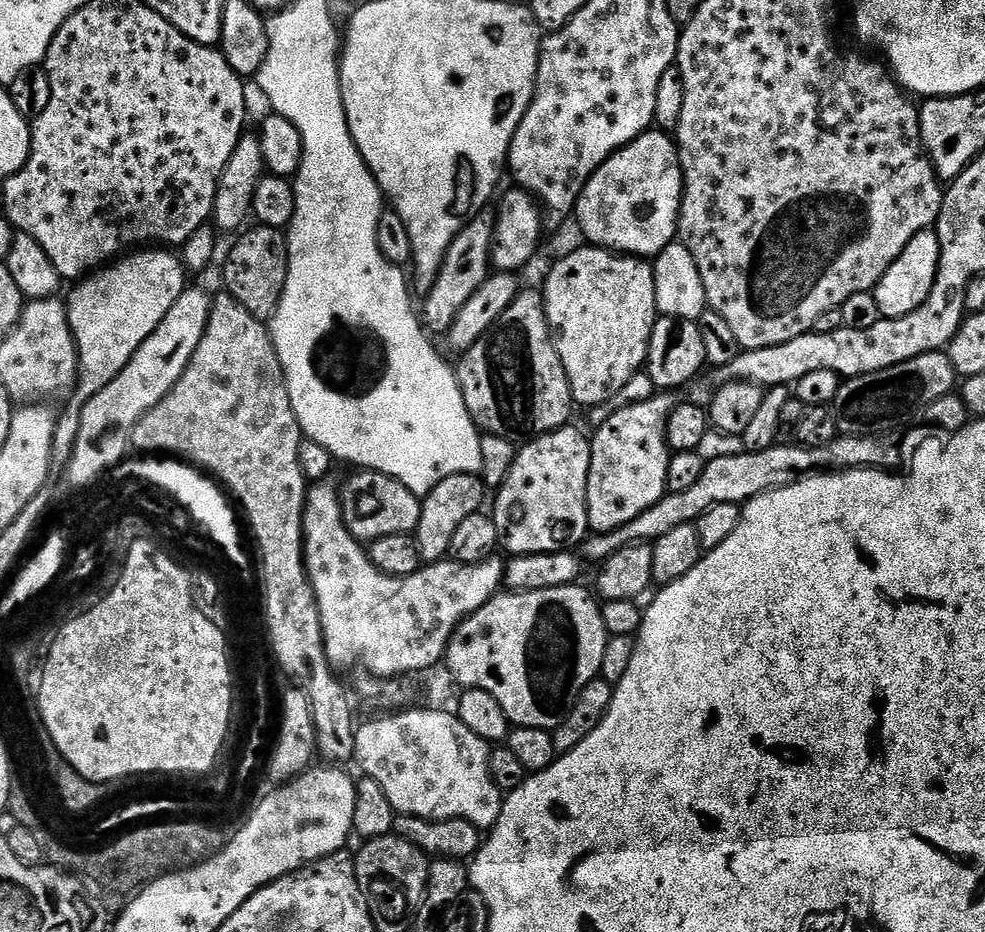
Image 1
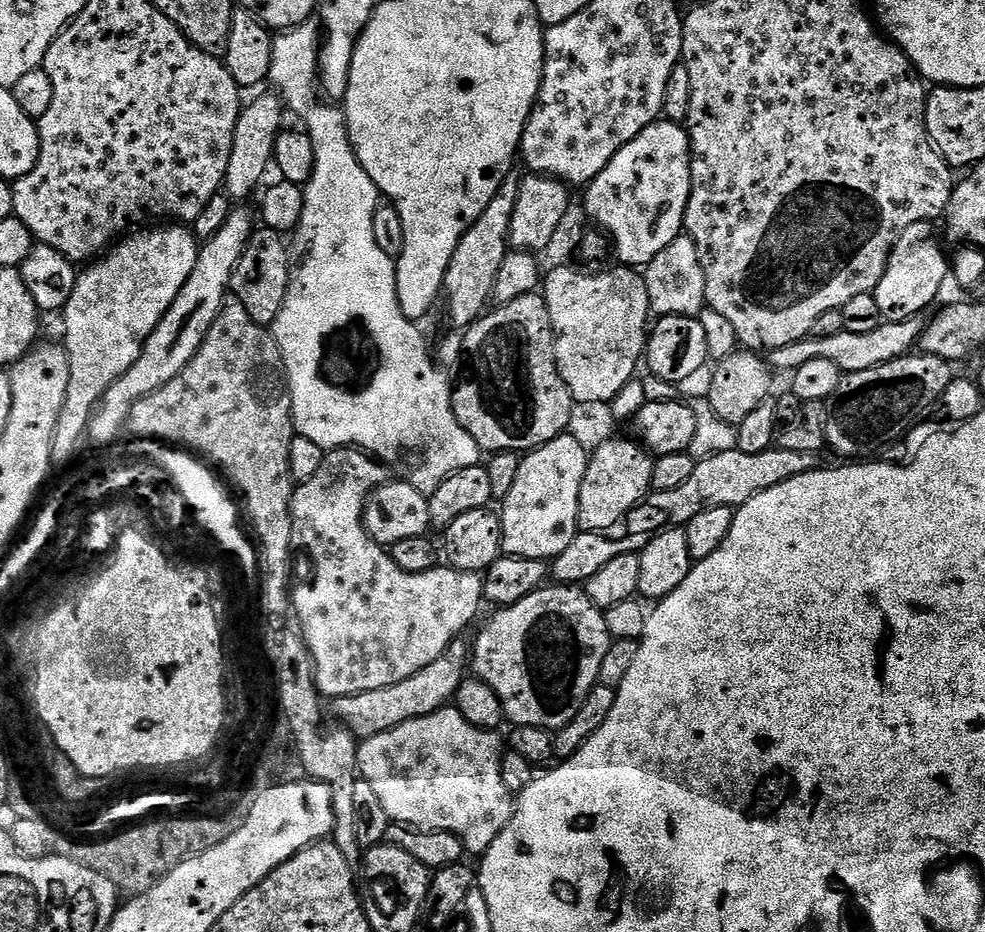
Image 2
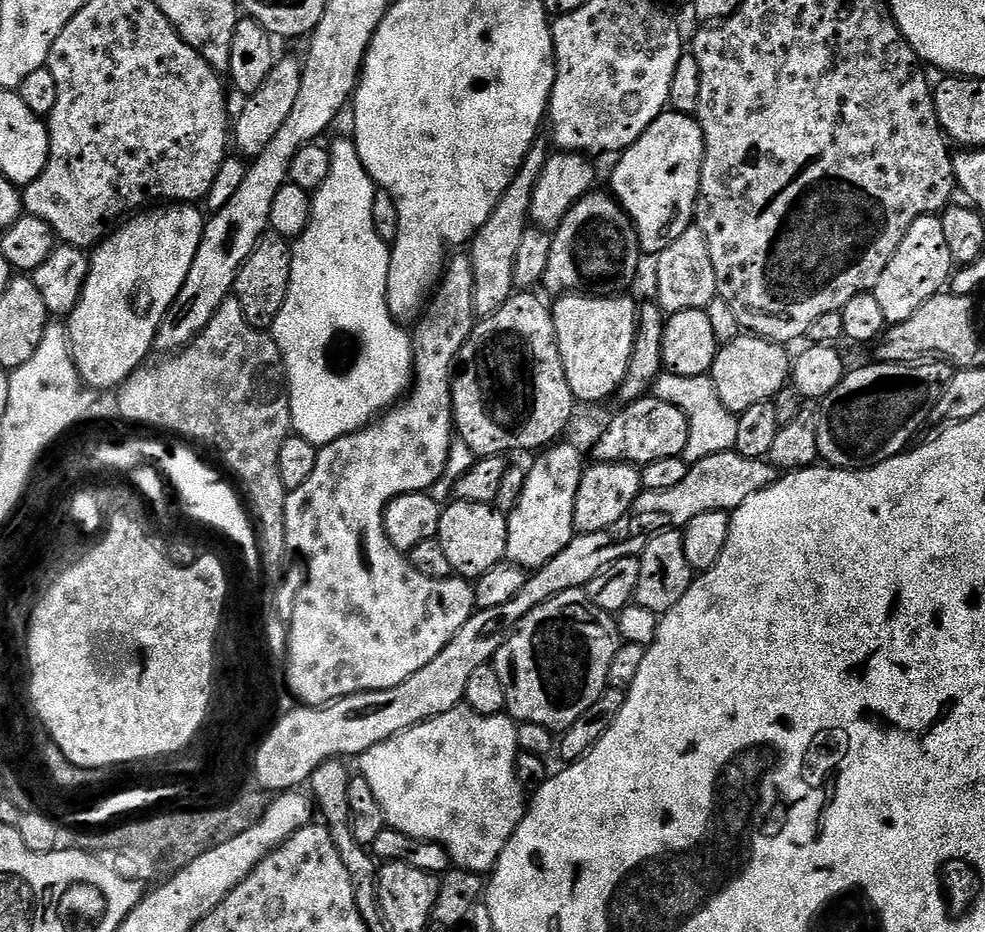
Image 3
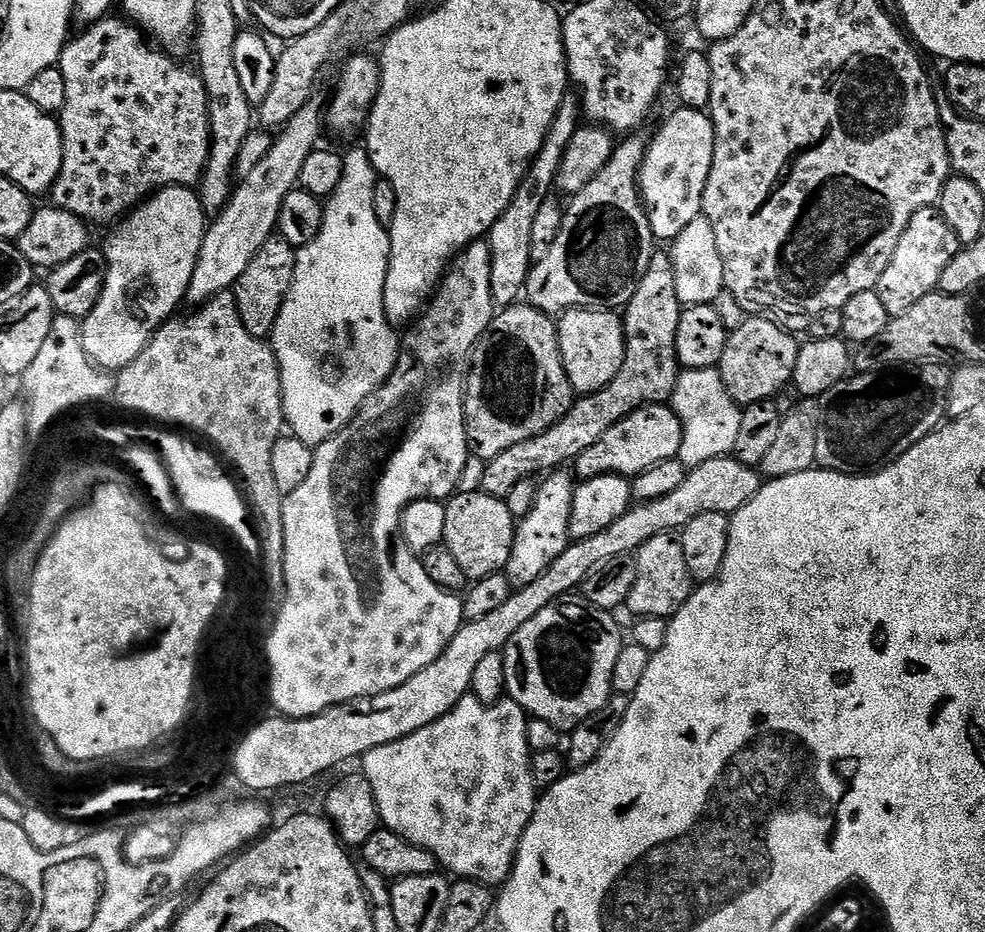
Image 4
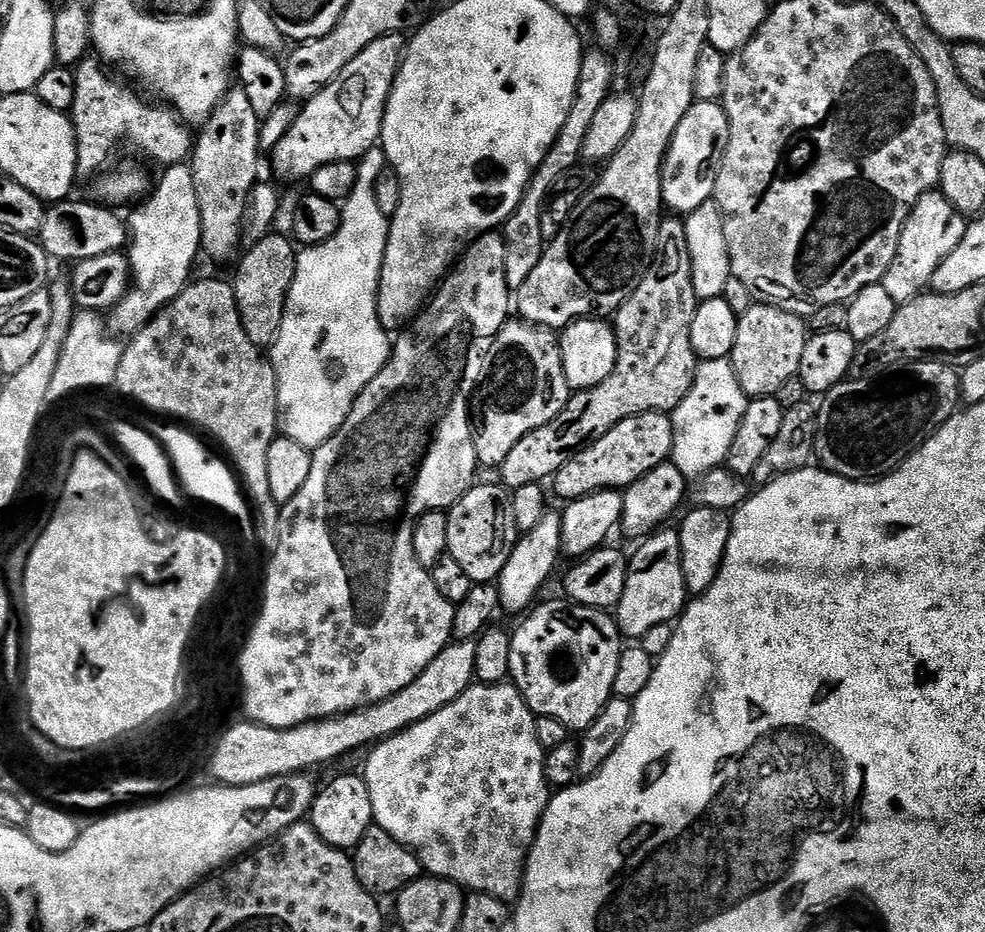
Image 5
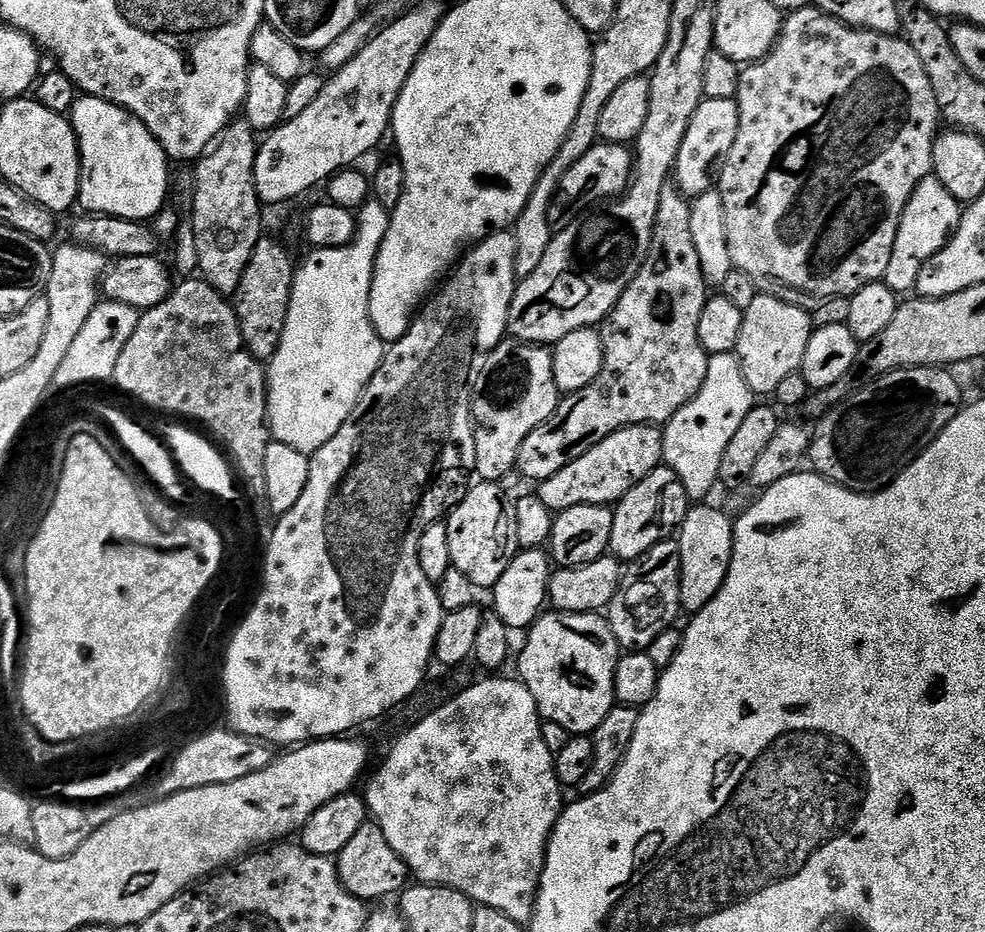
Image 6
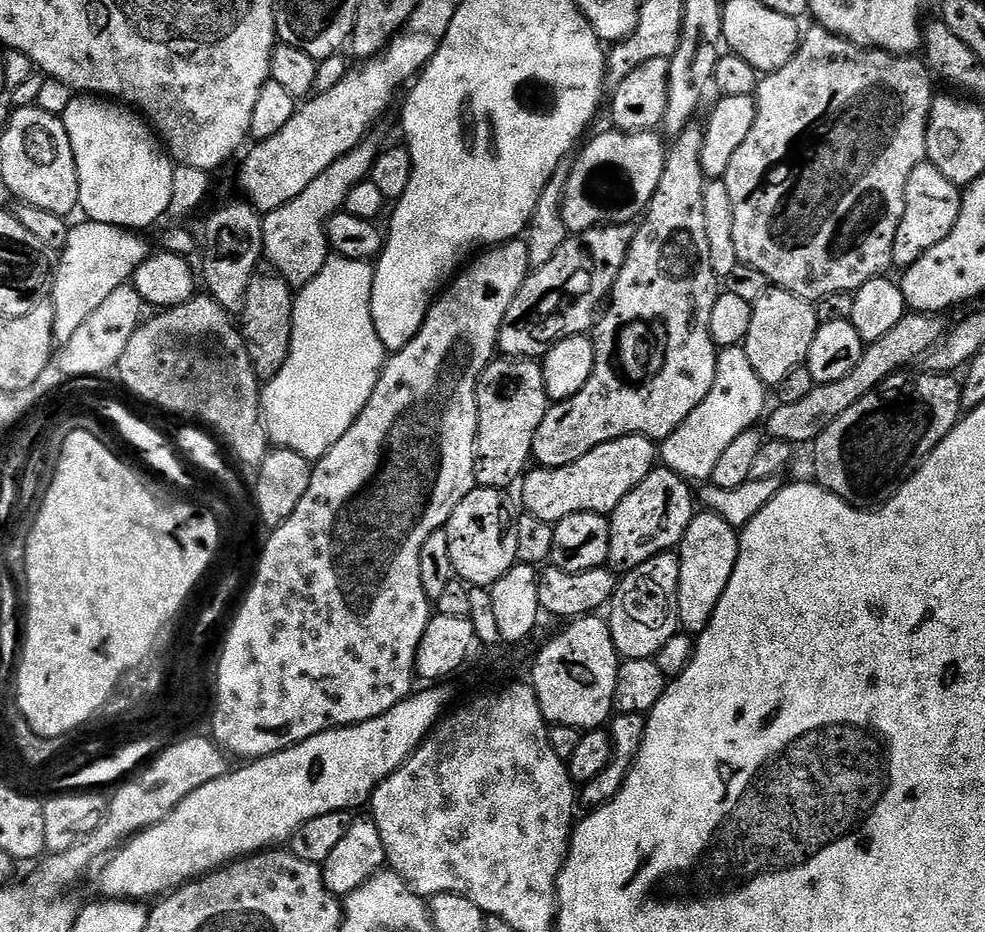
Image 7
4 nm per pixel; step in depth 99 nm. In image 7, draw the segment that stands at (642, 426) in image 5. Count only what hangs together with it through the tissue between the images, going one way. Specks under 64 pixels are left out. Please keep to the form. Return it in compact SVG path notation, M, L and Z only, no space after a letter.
M623 436L590 450L590 454L578 458L578 462L570 462L570 466L533 467L519 485L519 503L522 508L524 503L523 511L527 515L542 518L542 522L553 526L562 518L579 512L611 514L618 502L642 483L657 464L658 448L653 441L646 436Z

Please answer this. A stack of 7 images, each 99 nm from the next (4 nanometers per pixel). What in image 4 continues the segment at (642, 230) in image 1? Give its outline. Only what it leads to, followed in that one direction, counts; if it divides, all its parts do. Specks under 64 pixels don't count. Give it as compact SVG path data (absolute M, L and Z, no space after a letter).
M677 107L677 112L661 126L648 143L648 153L640 167L640 199L648 211L648 221L657 241L671 242L702 215L702 194L710 166L714 162L714 122L707 111Z

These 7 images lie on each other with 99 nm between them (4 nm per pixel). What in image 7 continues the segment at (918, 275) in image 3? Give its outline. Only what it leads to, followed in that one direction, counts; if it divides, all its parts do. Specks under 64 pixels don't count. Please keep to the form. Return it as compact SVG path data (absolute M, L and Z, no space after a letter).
M919 164L910 174L910 182L906 182L906 210L902 214L902 222L898 226L898 234L894 238L892 263L897 269L909 268L926 250L938 246L950 230L954 230L954 222L958 222L960 213L960 198L962 192L957 184L950 182L942 170L933 164Z

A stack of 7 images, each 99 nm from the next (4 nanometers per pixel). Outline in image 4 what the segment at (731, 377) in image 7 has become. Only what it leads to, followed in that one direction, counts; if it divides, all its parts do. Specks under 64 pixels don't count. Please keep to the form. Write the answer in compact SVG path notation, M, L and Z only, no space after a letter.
M689 368L682 376L682 392L683 388L684 447L682 449L682 459L685 468L697 468L702 466L702 462L710 462L710 458L722 458L723 456L733 455L738 442L738 430L742 427L742 408L726 390L719 371L716 368Z

